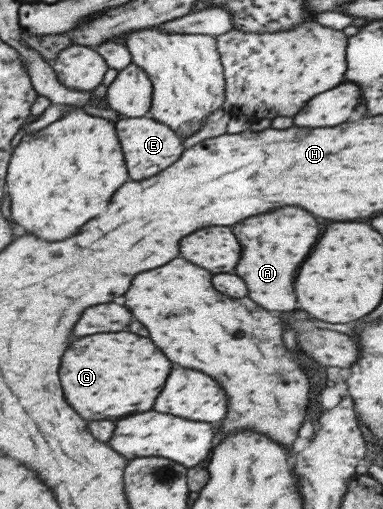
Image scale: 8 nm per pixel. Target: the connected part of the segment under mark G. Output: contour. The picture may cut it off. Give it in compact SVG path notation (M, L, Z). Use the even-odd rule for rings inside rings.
M130 332L92 334L74 340L60 362L58 380L66 404L84 420L112 420L152 408L160 386L170 372L170 362L148 338Z

